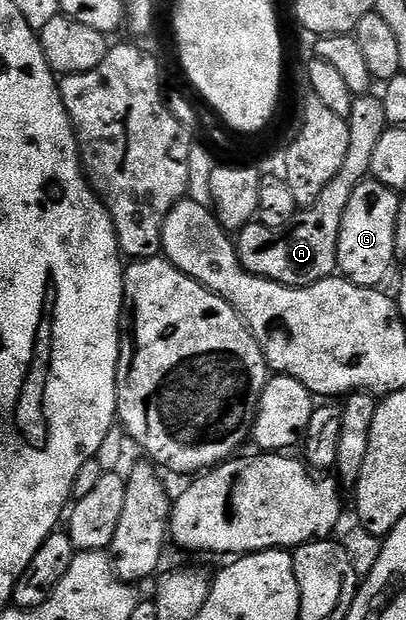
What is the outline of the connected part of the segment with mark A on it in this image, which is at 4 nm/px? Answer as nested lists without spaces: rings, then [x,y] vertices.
[[[372,93],[354,97],[348,120],[351,128],[351,148],[347,148],[347,161],[339,171],[339,176],[335,176],[335,180],[331,180],[331,184],[323,188],[319,200],[298,209],[291,224],[283,228],[272,230],[262,222],[254,220],[236,235],[237,255],[247,272],[284,286],[310,286],[338,273],[337,249],[343,211],[351,201],[351,192],[355,192],[355,188],[359,188],[359,184],[369,178],[373,149],[379,136],[383,136],[389,126],[387,112],[383,112],[380,97]]]

